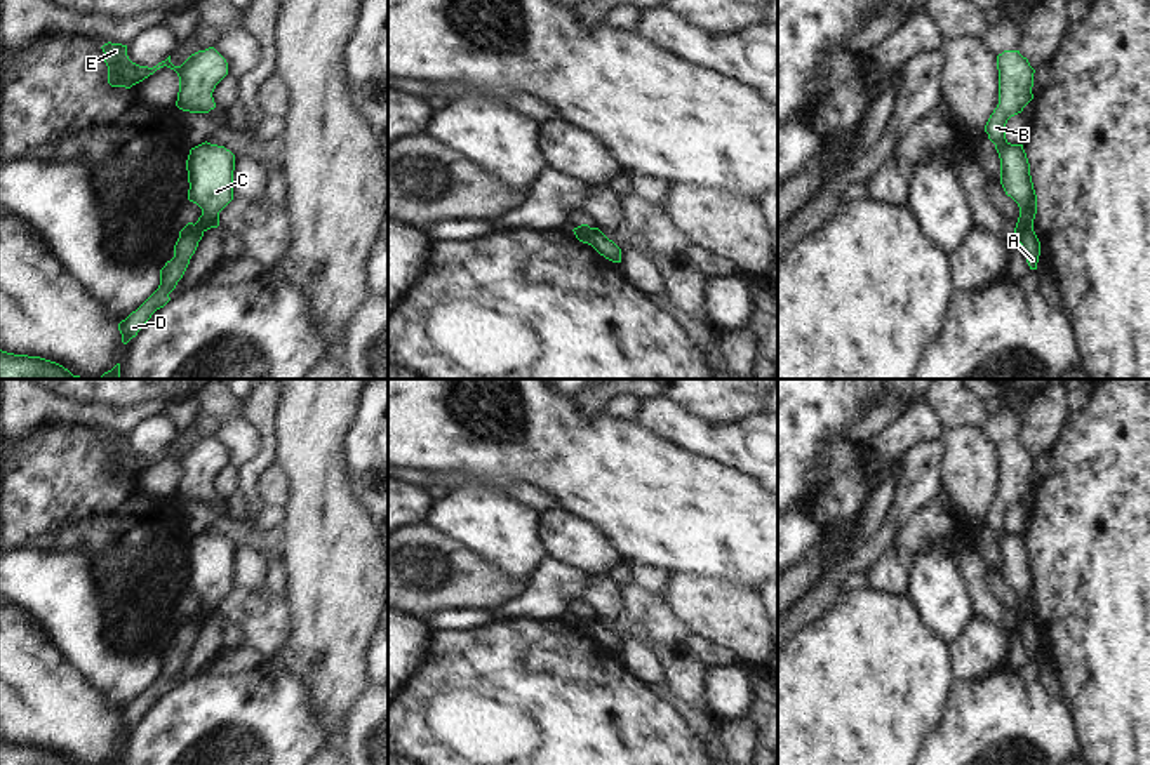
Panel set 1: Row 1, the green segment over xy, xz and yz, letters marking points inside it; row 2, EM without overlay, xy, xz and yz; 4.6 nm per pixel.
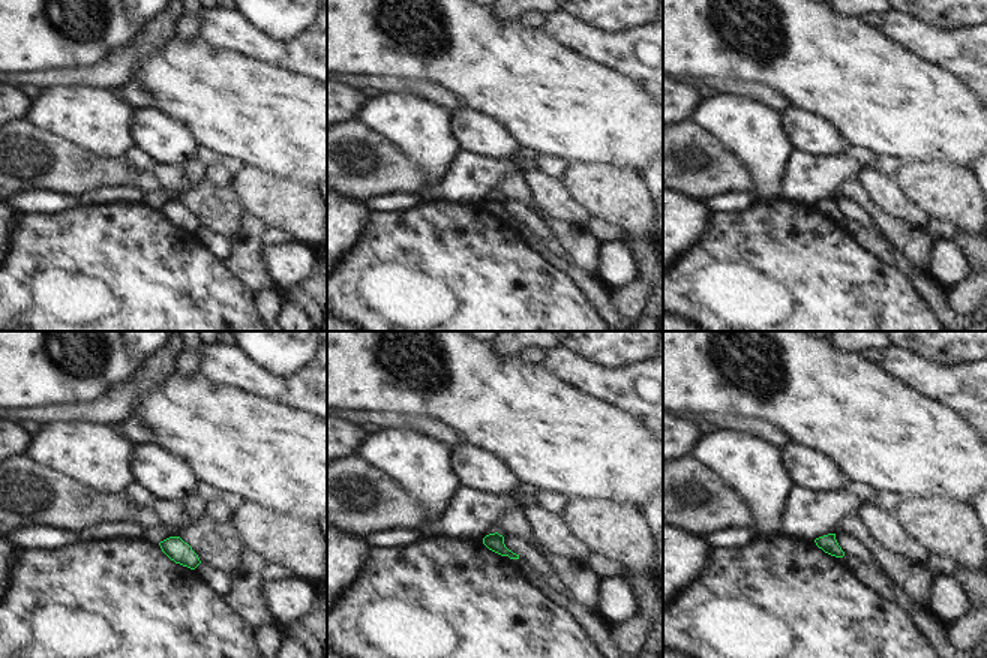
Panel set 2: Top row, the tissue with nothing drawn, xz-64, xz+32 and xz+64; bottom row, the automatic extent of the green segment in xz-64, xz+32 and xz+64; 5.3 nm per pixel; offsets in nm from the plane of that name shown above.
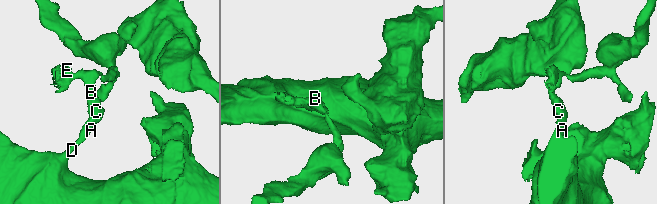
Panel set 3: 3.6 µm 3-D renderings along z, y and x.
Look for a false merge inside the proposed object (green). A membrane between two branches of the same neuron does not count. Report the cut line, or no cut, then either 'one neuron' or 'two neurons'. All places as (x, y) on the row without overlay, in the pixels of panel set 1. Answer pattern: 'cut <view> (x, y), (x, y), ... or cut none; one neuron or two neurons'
cut xz (588, 618), (592, 633); two neurons

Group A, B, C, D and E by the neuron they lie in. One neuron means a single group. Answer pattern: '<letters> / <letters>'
A D / B C E

